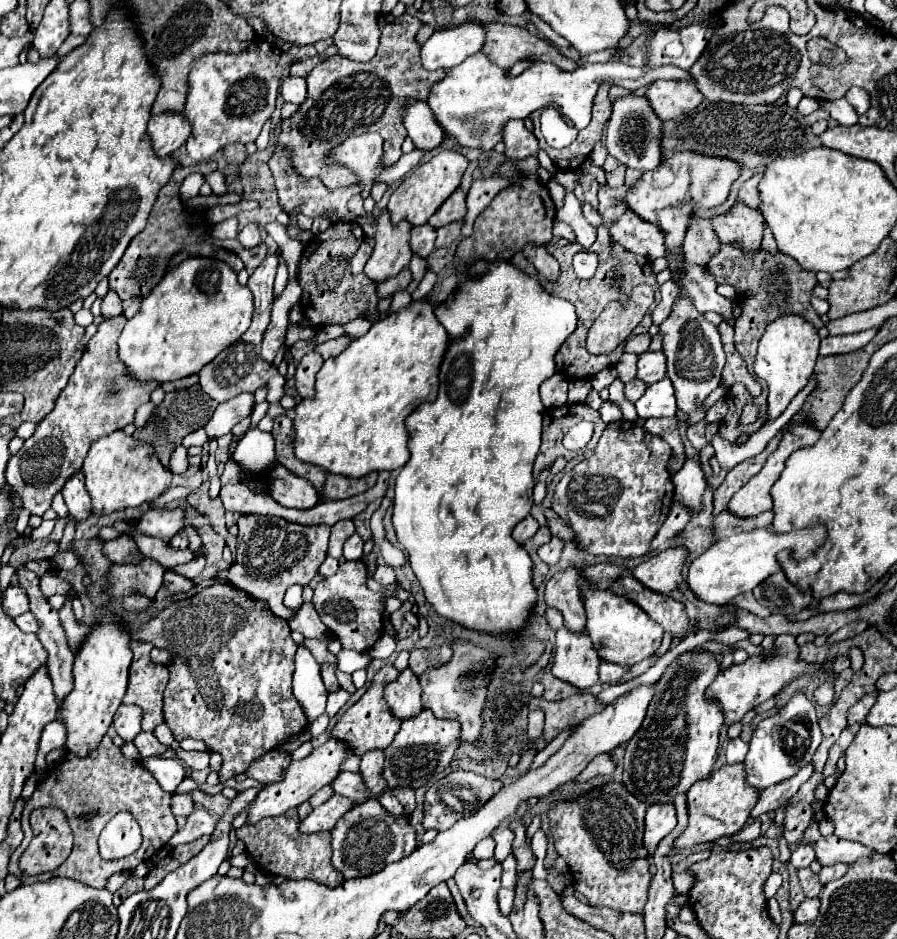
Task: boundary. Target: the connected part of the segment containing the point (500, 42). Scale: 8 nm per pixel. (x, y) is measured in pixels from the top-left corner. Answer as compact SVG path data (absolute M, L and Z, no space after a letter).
M485 22L485 30L487 30L487 40L483 44L483 54L493 62L497 64L499 68L503 70L509 70L511 66L515 66L517 62L521 60L529 60L533 64L539 64L539 62L551 62L555 64L557 68L565 70L565 72L571 72L571 70L577 70L579 66L575 64L575 60L567 58L565 54L559 52L557 46L553 46L549 40L545 38L537 38L535 34L531 34L527 28L519 28L519 26L509 26L509 24L501 24L501 22Z

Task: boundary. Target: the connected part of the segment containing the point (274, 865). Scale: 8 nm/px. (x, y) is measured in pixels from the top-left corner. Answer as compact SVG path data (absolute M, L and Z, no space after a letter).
M293 808L281 816L271 816L271 818L263 818L257 824L241 826L237 830L237 838L245 842L247 854L255 860L259 870L267 874L285 876L289 880L311 878L329 888L343 884L345 878L331 864L331 832L301 834L299 824L301 820L297 816L297 808Z

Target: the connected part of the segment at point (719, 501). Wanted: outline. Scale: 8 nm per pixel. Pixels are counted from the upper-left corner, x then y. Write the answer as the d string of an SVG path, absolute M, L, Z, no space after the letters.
M781 432L767 444L767 448L765 448L759 456L747 458L747 460L743 460L741 464L737 464L733 470L727 472L725 482L723 482L723 484L715 490L715 494L713 494L713 516L717 516L719 512L723 512L723 510L727 508L727 502L731 500L731 496L733 496L743 484L747 484L747 482L763 468L767 456L777 448L779 440L781 440Z

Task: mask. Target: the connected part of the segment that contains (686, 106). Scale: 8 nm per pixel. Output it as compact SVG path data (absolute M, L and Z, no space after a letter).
M673 80L653 82L647 88L645 98L649 100L649 104L659 120L671 120L685 112L691 112L703 100L701 92L697 88L693 88L693 84L681 84L681 82L673 82Z

